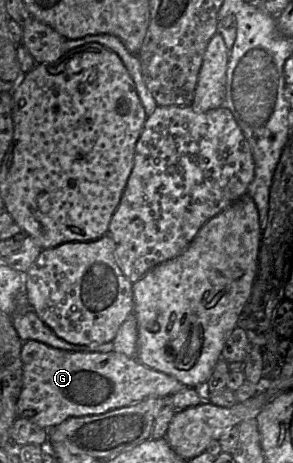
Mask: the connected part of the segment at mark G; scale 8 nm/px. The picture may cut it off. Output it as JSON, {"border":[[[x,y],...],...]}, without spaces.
{"border":[[[29,340],[22,344],[22,388],[17,417],[48,430],[69,417],[104,414],[147,398],[170,397],[185,387],[176,378],[116,351],[71,352]]]}

